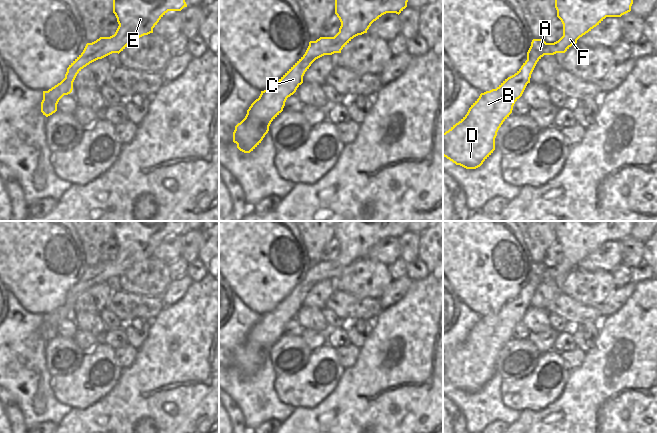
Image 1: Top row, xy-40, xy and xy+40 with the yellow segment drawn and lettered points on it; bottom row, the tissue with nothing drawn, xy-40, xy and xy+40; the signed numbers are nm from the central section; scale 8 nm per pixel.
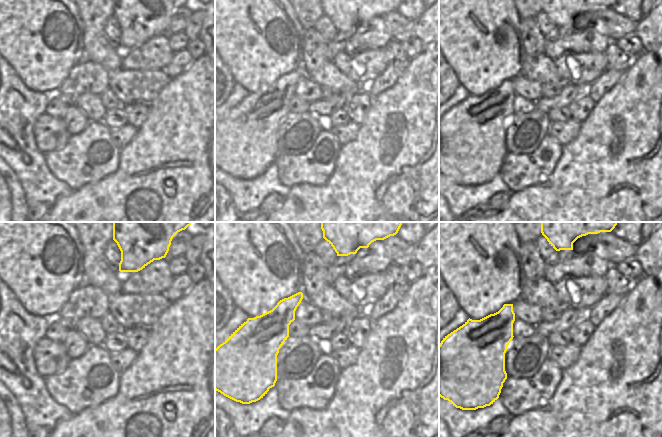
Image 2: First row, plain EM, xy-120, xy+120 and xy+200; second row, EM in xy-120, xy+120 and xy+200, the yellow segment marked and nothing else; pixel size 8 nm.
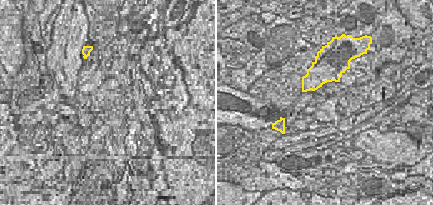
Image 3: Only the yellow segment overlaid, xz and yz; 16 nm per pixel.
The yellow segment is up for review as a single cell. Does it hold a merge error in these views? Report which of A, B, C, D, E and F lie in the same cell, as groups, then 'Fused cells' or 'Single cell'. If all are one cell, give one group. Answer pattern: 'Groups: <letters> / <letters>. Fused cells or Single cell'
Groups: A B C D E F. Single cell.

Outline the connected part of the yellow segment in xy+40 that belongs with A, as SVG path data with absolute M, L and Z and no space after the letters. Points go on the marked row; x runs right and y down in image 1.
M555 0L557 17L563 24L563 36L554 43L533 39L527 52L527 60L512 76L505 79L496 89L481 93L467 114L448 131L443 133L443 156L466 169L476 169L495 150L495 138L503 122L512 113L515 102L522 96L530 83L537 62L544 55L565 53L577 40L599 25L606 17L621 17L631 11L633 0Z

